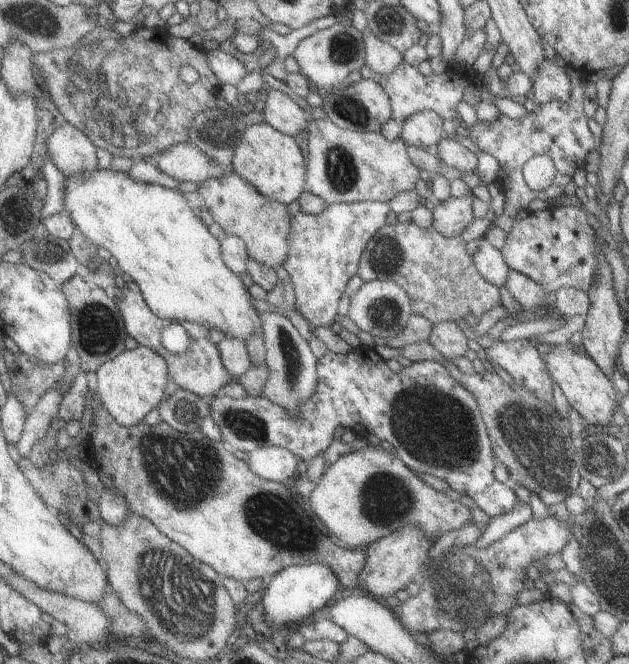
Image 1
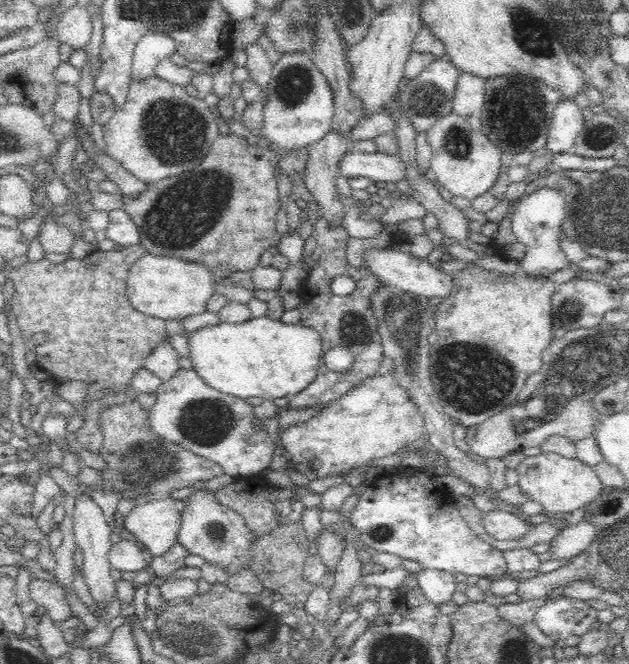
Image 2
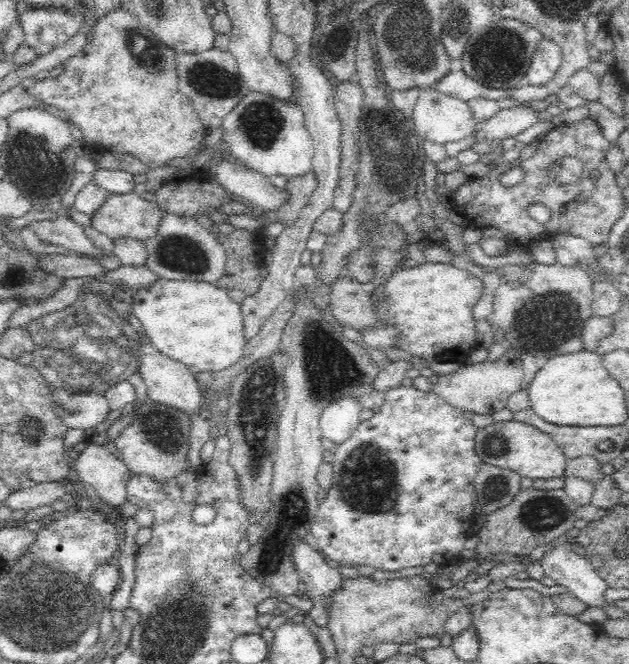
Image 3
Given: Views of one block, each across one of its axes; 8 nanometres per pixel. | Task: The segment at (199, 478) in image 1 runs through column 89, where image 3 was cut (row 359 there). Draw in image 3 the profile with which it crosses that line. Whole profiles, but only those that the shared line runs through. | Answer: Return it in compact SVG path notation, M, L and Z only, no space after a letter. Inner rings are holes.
M422 263L412 268L401 268L388 276L388 280L370 292L372 309L376 313L378 324L397 330L396 346L410 355L434 360L456 360L466 364L467 355L479 347L476 341L475 319L472 309L476 306L484 291L482 279L470 270L463 270L446 263Z

